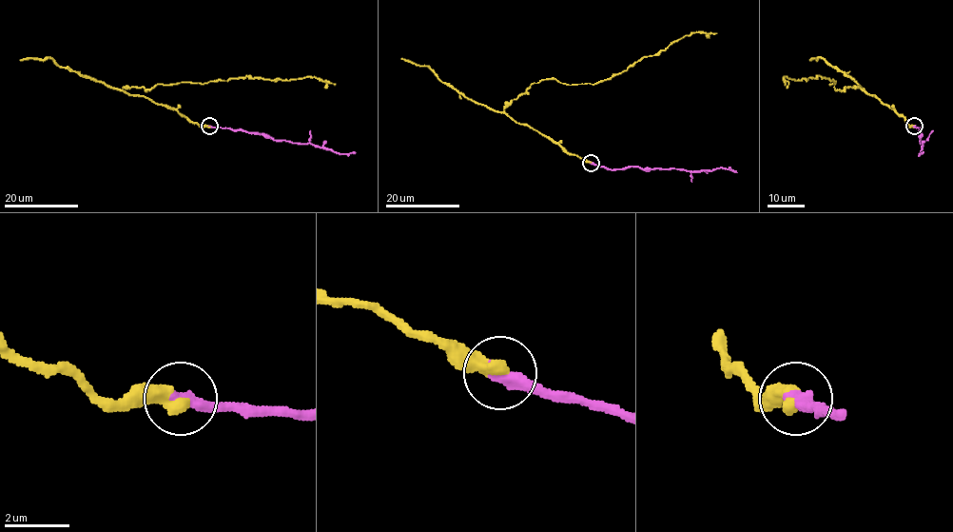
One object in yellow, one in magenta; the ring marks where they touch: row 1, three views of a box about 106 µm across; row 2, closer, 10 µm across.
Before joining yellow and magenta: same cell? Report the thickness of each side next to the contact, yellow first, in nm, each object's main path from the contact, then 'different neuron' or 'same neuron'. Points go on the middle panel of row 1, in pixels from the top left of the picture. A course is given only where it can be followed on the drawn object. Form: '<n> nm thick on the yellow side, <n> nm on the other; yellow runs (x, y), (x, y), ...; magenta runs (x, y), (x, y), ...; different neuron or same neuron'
440 nm thick on the yellow side, 420 nm on the other; yellow runs (591, 162), (515, 123), (504, 108), (541, 80), (595, 84), (644, 57), (656, 55), (687, 35), (716, 33); magenta runs (591, 162), (612, 169), (638, 166), (695, 171), (721, 167), (737, 172); same neuron

